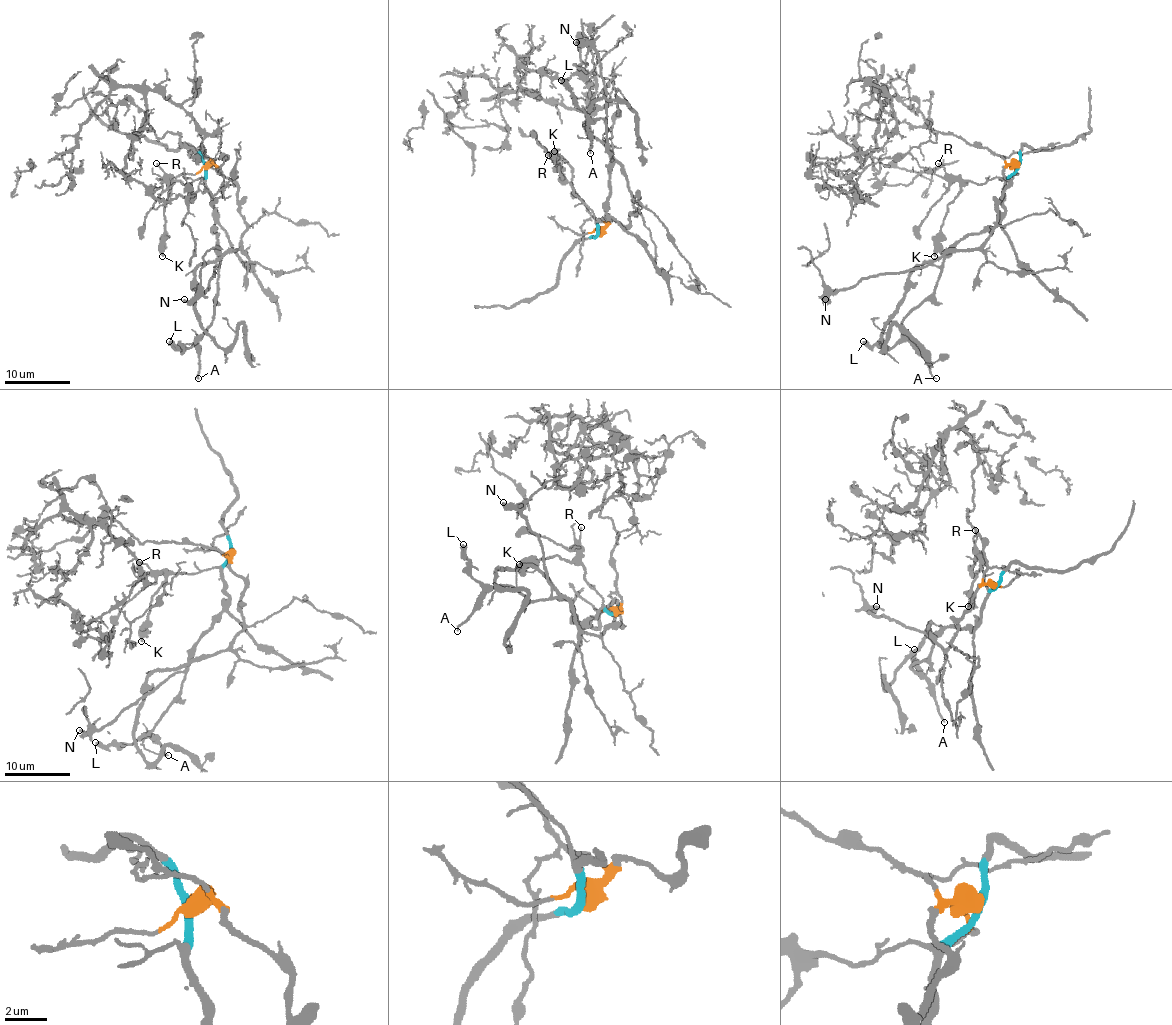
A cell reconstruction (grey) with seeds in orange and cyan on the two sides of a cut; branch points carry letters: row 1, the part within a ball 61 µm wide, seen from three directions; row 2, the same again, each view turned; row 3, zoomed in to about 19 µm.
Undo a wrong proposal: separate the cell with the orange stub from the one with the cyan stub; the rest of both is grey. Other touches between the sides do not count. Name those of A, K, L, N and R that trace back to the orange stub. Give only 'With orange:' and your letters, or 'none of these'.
With orange: none of these

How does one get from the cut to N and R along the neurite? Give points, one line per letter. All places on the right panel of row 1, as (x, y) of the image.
N: (1018, 165), (1006, 182), (1005, 215), (993, 226), (968, 233), (940, 264), (861, 277), (825, 299)
R: (1018, 165), (1006, 177), (988, 179), (983, 184), (950, 177), (937, 164)

